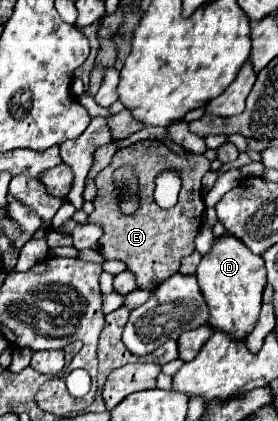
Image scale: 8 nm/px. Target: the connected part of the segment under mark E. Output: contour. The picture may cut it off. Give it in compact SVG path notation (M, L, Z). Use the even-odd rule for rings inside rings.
M145 140L141 142L141 170L139 170L139 146L131 146L129 148L129 162L133 166L133 160L137 156L137 170L133 168L133 172L137 174L137 182L139 182L139 188L137 188L137 196L139 196L139 208L133 212L133 214L123 214L121 208L117 206L117 192L115 192L115 186L113 186L113 180L95 180L95 186L97 186L97 196L93 200L93 206L95 210L89 214L89 220L87 224L97 224L103 228L103 236L99 238L97 242L97 252L103 256L103 258L117 258L117 260L123 260L127 264L127 268L137 276L137 284L139 288L153 288L153 286L159 286L163 280L167 280L169 276L173 276L175 272L179 272L179 264L181 264L181 258L189 256L193 250L195 250L195 244L193 244L193 238L203 222L203 212L205 212L205 202L201 198L201 178L203 174L209 170L209 160L205 156L191 156L191 158L183 158L183 156L177 156L167 144L159 142L159 140ZM169 166L181 166L183 170L183 190L181 190L181 196L179 196L179 202L177 206L169 208L169 210L163 210L159 208L155 202L153 202L153 184L155 184L155 176L169 168Z

